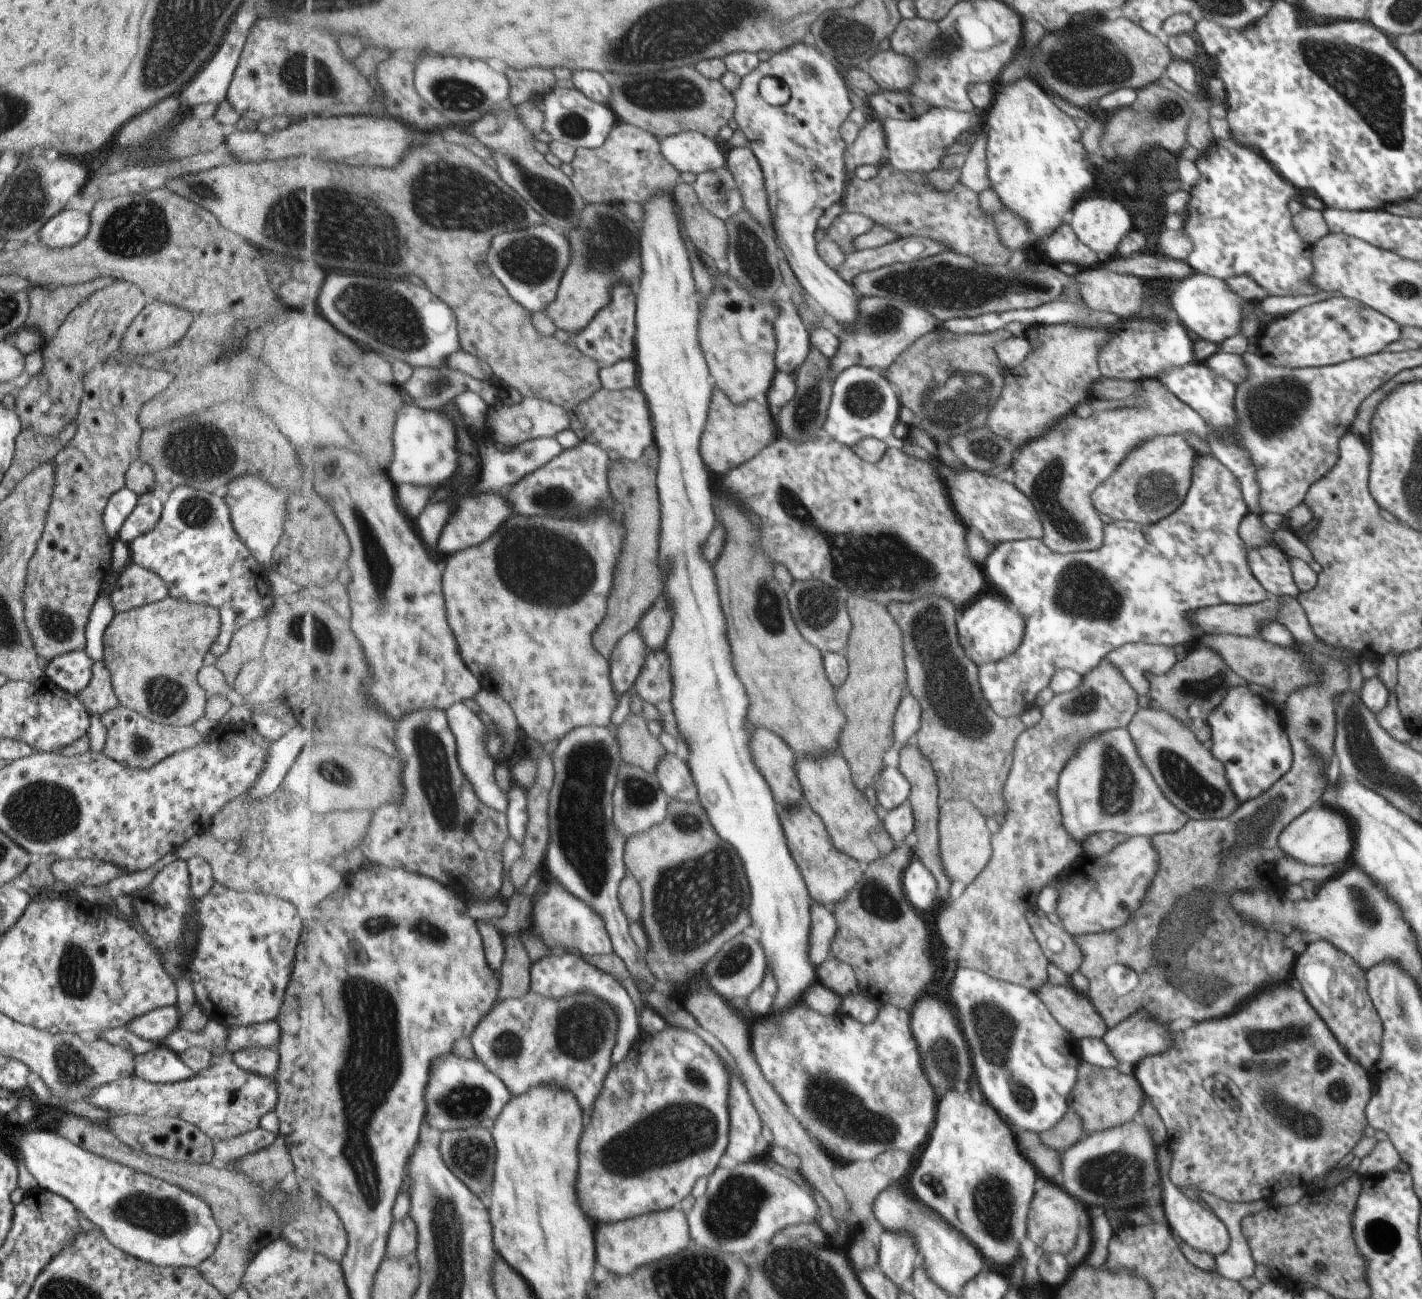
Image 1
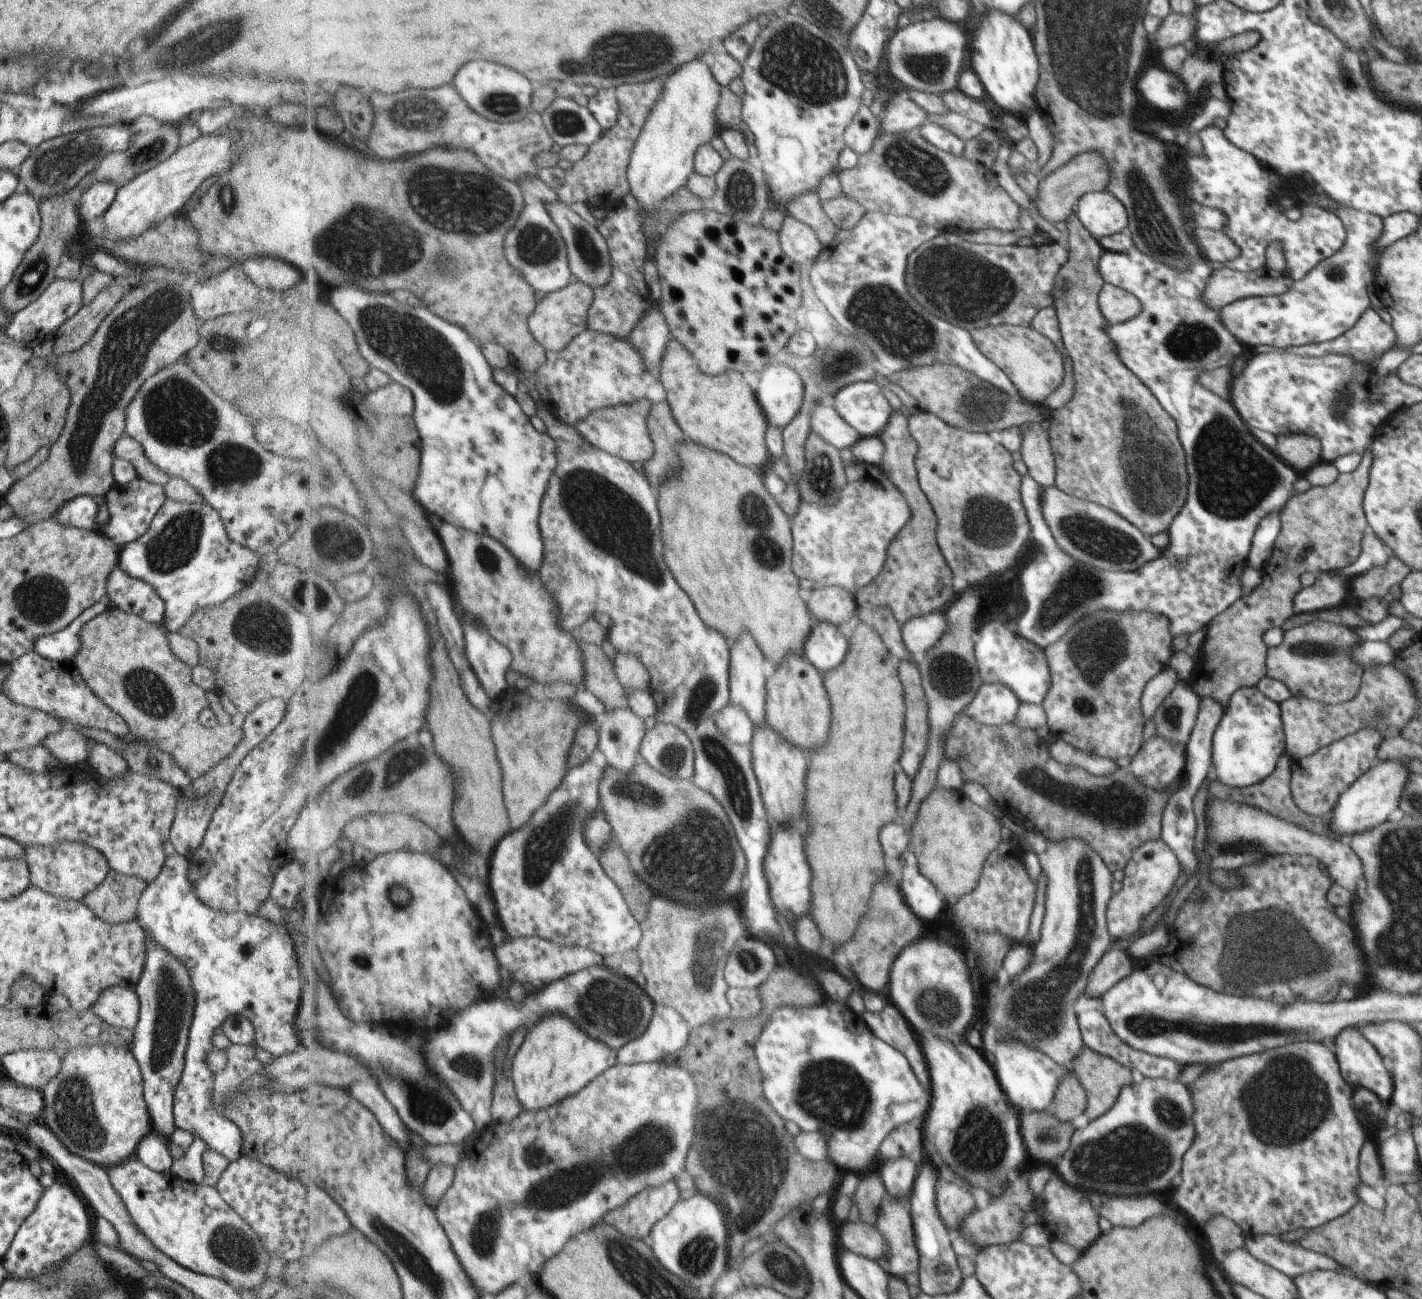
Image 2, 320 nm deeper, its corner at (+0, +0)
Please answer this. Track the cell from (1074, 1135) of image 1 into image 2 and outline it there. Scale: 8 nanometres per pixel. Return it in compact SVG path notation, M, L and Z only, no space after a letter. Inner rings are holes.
M1067 1069L1064 1079L1061 1079L1054 1094L1053 1116L1059 1121L1069 1122L1075 1116L1083 1113L1087 1104L1087 1093L1074 1072Z

